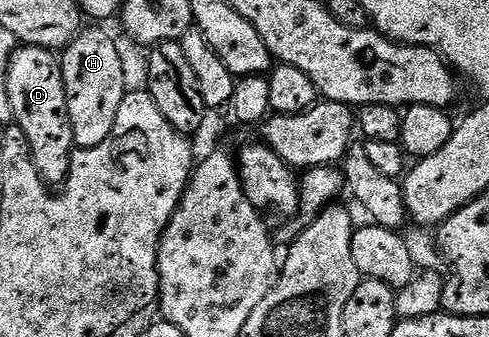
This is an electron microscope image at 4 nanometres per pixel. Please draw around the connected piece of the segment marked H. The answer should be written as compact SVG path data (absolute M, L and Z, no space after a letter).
M98 25L79 31L60 55L64 77L64 89L68 97L68 113L74 126L74 142L79 148L100 145L112 133L116 113L120 113L120 101L124 101L127 89L124 83L124 67L116 49Z

